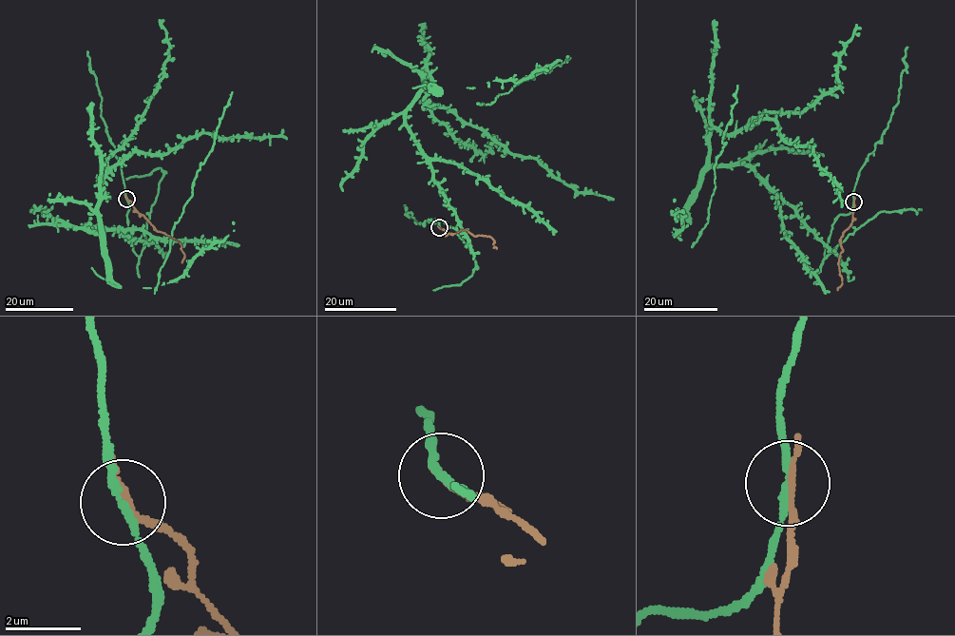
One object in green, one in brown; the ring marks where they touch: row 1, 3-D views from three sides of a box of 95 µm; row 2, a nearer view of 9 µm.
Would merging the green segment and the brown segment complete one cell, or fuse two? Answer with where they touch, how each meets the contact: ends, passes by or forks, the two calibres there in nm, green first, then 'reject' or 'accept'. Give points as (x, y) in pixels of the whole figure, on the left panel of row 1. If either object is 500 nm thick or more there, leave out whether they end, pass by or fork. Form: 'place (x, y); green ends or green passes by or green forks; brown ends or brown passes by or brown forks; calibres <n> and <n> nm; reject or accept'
place (126, 199); green passes by; brown ends; calibres 190 and 200 nm; reject

